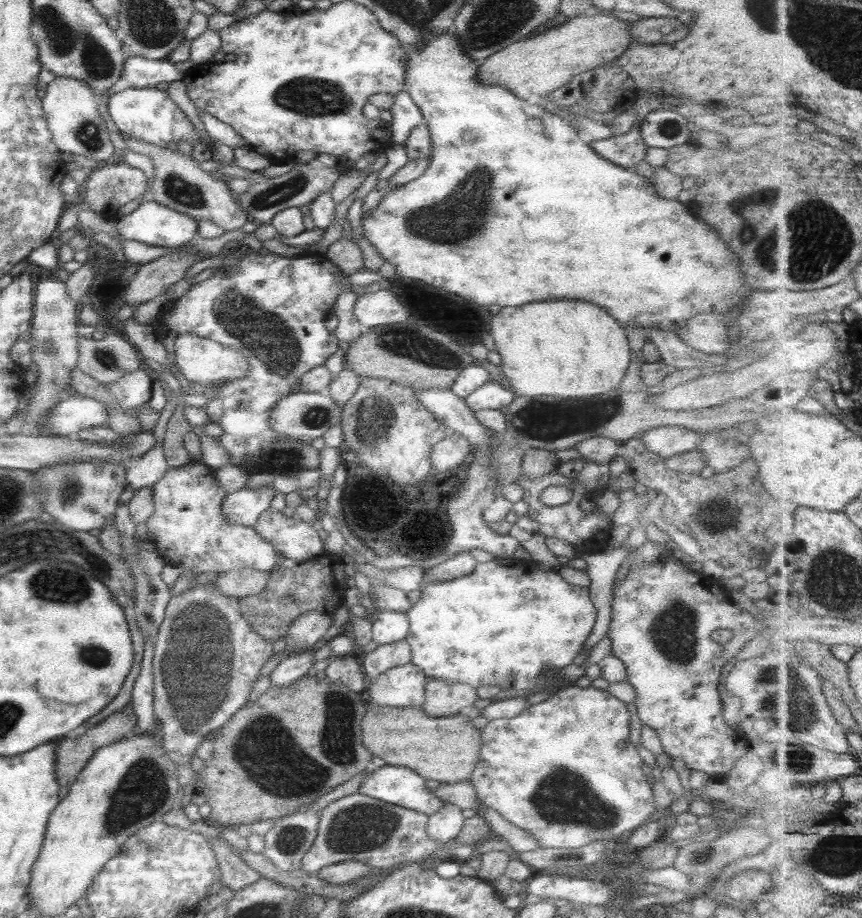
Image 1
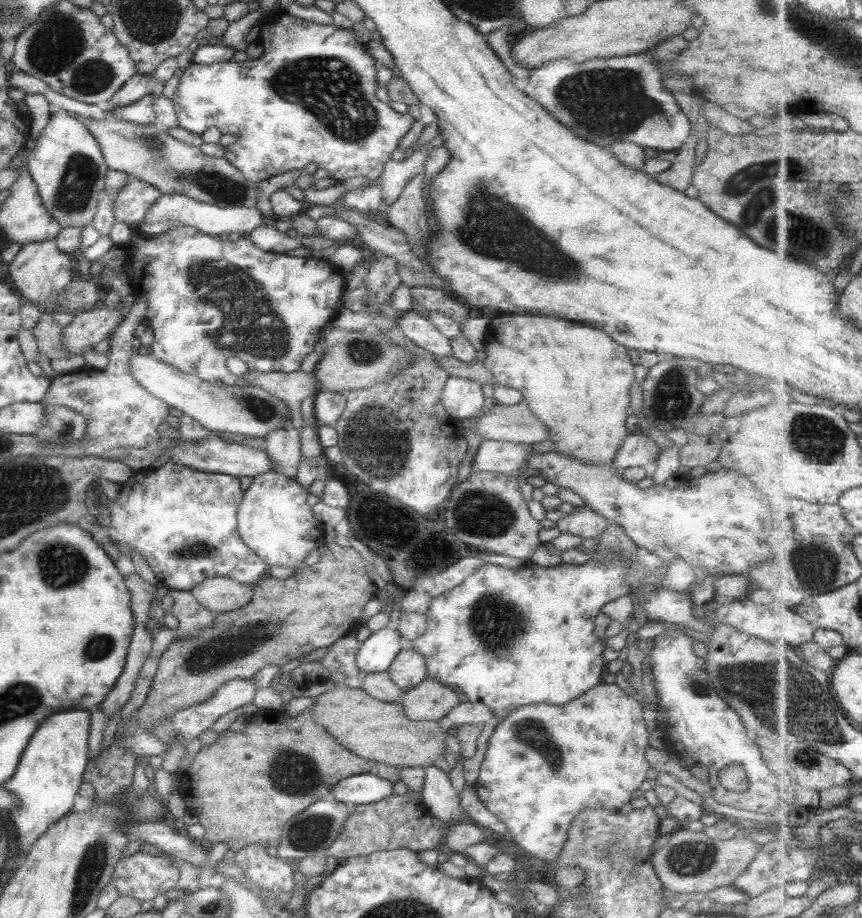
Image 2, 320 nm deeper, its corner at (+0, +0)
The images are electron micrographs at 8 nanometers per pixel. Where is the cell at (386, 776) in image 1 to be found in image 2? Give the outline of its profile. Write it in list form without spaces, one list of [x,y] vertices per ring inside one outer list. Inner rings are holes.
[[[373,771],[342,778],[332,784],[329,794],[350,807],[371,804],[391,794],[399,793],[399,786],[374,775]]]

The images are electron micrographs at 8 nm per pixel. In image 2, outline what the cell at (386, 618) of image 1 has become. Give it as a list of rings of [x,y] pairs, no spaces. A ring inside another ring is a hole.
[[[386,626],[377,632],[371,632],[364,641],[360,641],[355,655],[355,666],[362,674],[386,671],[399,649],[399,633]]]

